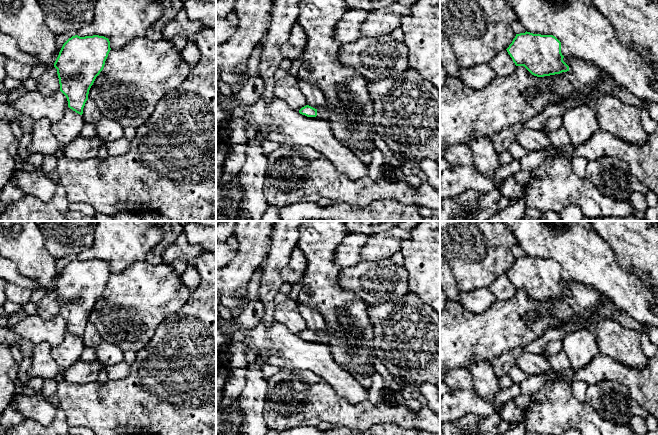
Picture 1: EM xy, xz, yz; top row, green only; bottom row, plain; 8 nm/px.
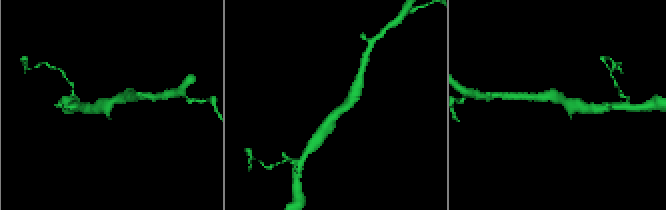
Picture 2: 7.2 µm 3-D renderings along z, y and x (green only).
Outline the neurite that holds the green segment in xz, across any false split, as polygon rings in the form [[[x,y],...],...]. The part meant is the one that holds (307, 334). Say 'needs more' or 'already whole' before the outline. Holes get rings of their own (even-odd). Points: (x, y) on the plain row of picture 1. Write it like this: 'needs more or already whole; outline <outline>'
needs more; outline [[[326,326],[325,329],[318,334],[309,329],[306,329],[299,334],[299,337],[307,341],[317,341],[327,343],[329,339],[329,329]]]

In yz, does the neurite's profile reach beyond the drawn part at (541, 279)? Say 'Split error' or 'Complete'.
Complete

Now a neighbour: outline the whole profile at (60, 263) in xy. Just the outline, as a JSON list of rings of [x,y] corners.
[[[69,255],[67,257],[57,259],[56,261],[56,268],[57,268],[57,276],[54,278],[54,280],[50,283],[48,287],[45,288],[46,292],[52,292],[54,291],[54,287],[59,279],[59,276],[63,270],[63,268],[72,260],[77,259],[77,255]]]

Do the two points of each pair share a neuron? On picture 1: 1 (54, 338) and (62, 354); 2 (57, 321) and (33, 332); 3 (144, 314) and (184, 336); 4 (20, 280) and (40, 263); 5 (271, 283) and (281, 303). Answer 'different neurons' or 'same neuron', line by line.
1: different neurons
2: same neuron
3: different neurons
4: different neurons
5: different neurons

